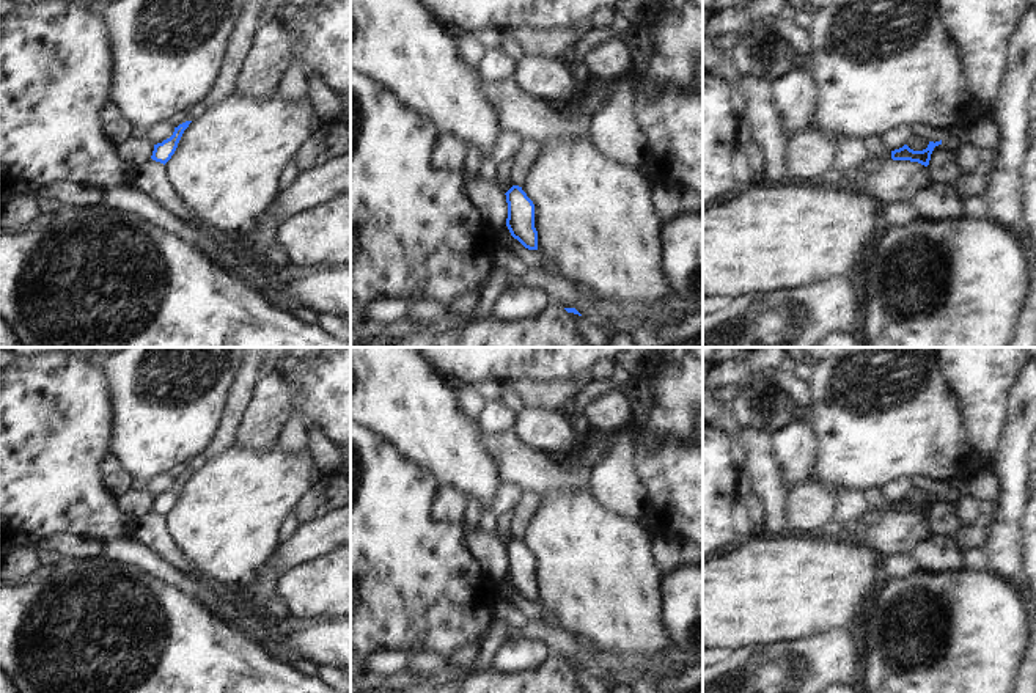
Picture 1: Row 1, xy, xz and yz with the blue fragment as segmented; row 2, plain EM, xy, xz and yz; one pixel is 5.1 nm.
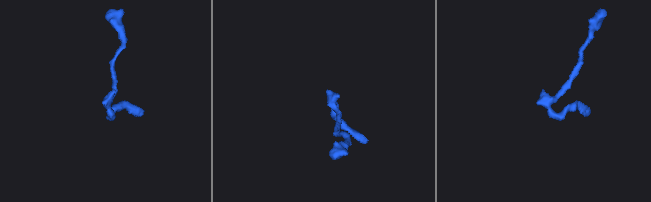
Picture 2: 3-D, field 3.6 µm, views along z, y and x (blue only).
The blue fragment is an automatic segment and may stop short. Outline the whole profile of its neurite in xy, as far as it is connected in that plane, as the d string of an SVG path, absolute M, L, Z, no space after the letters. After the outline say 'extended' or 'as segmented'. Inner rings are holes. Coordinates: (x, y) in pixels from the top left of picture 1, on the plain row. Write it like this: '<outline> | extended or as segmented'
M186 473L179 476L178 479L175 479L175 484L170 490L163 492L162 495L154 497L151 511L165 517L175 506L178 495L190 475L192 473Z | as segmented

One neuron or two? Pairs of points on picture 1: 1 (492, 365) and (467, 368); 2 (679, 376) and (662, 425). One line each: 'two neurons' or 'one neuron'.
1: one neuron
2: one neuron

